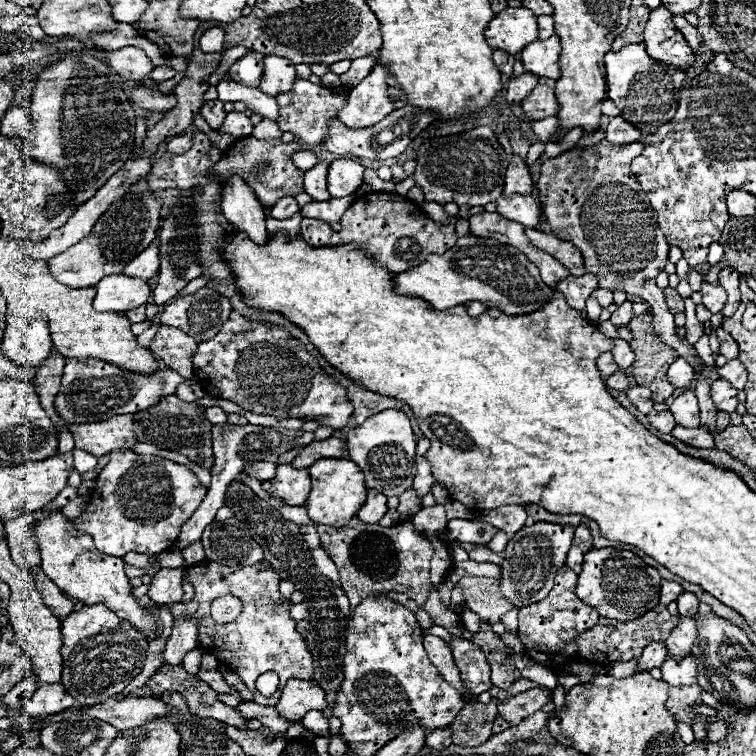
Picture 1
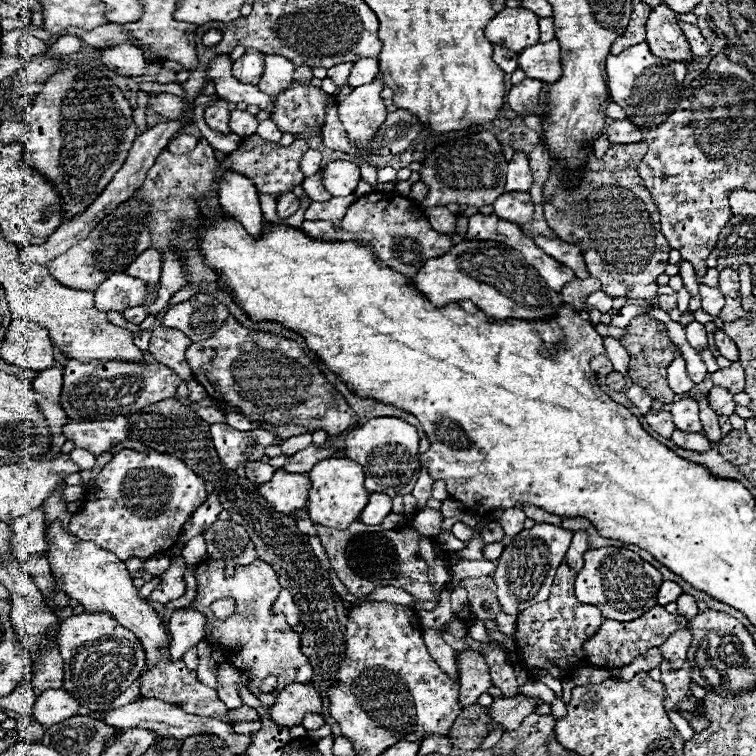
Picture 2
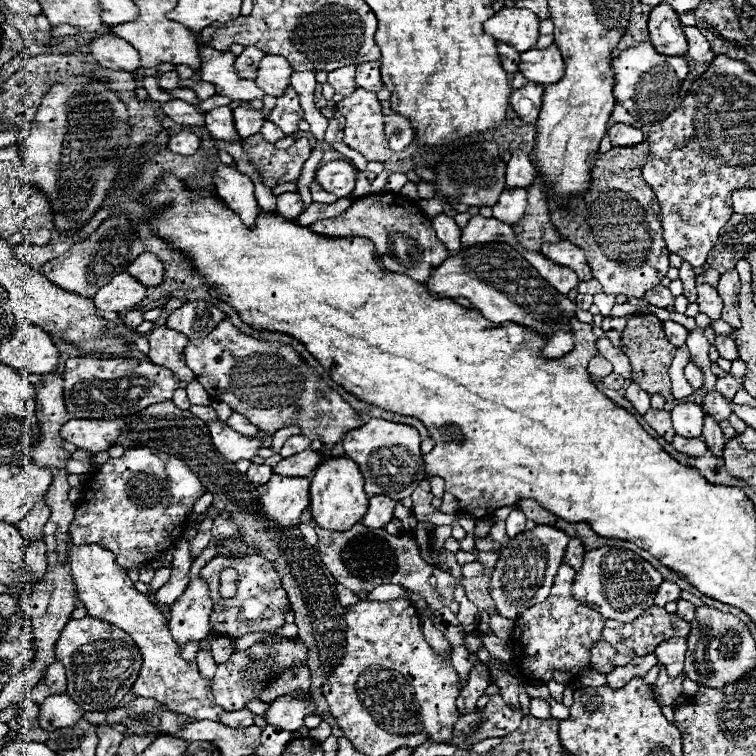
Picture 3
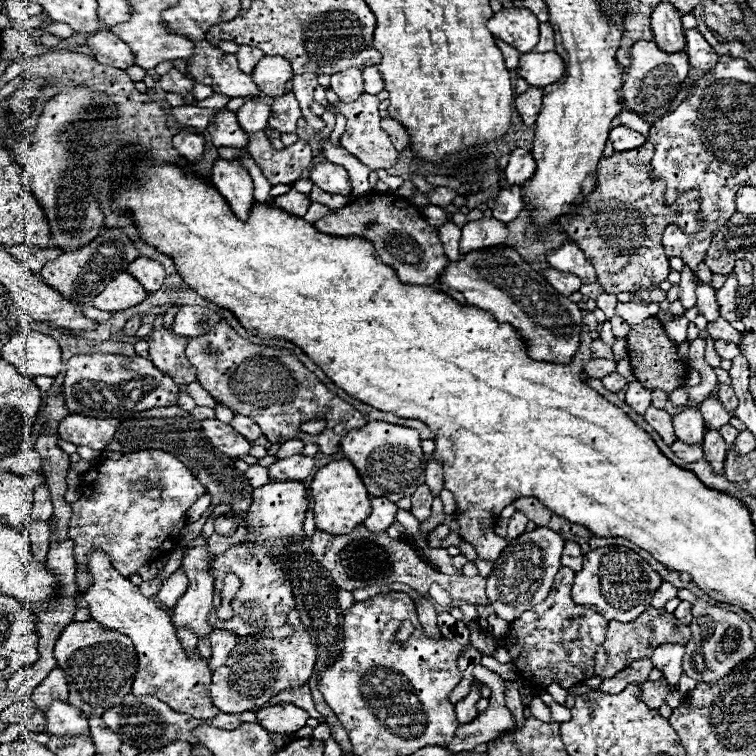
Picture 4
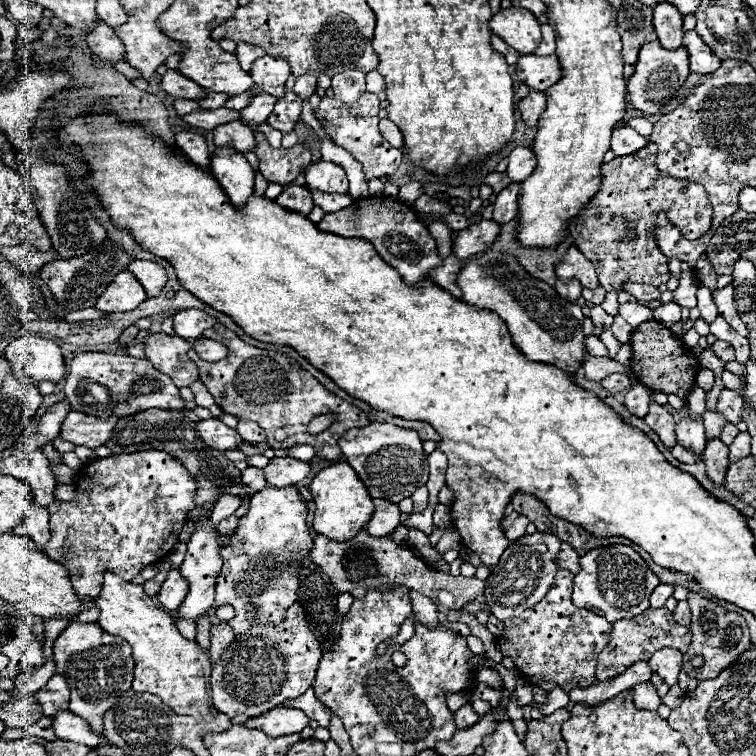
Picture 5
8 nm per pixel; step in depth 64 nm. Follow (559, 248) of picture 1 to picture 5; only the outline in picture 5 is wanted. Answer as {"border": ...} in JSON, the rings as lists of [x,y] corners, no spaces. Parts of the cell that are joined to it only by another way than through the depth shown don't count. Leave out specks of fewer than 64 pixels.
{"border":[[[570,246],[566,254],[556,262],[556,274],[566,280],[576,278],[586,288],[596,288],[598,284],[598,276],[592,262],[584,258],[584,254],[576,246]]]}

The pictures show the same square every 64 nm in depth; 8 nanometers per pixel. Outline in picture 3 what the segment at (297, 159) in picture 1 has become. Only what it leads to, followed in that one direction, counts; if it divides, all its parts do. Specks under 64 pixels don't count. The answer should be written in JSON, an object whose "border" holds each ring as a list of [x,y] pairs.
{"border":[[[318,144],[311,152],[309,158],[304,163],[299,181],[297,183],[298,193],[301,195],[303,200],[303,212],[308,206],[313,202],[309,185],[312,181],[315,180],[315,174],[318,170],[318,166],[321,163],[323,158],[323,149],[322,144]]]}

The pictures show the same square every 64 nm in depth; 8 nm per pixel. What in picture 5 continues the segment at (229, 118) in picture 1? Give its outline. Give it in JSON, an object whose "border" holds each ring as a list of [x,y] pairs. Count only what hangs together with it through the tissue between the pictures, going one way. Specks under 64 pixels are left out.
{"border":[[[264,92],[258,94],[258,96],[254,96],[252,102],[250,102],[246,108],[240,110],[242,122],[244,122],[248,128],[256,130],[258,126],[262,126],[262,124],[266,122],[266,118],[270,116],[274,104],[276,104],[274,96],[266,96]]]}

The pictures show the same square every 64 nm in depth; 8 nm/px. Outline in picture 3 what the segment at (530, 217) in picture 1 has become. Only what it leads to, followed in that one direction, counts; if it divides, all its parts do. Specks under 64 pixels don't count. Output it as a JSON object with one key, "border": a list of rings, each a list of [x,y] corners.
{"border":[[[522,188],[504,190],[500,200],[492,208],[494,208],[494,218],[498,218],[502,222],[508,222],[508,224],[516,224],[526,214],[528,194]]]}

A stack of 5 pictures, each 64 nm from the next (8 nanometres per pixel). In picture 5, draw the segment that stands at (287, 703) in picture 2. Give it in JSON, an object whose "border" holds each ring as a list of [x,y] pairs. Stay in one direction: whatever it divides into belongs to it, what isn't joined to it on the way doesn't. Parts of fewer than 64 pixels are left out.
{"border":[[[278,706],[278,708],[272,708],[270,712],[262,714],[262,716],[256,716],[256,718],[250,718],[246,722],[246,726],[250,728],[262,728],[268,736],[286,736],[286,734],[294,734],[294,732],[300,732],[302,728],[306,728],[310,722],[310,718],[296,710],[296,708],[286,708],[286,706]]]}

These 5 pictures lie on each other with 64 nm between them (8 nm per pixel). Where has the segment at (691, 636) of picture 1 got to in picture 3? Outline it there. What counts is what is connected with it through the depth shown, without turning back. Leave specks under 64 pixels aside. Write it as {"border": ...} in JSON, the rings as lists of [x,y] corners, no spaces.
{"border":[[[670,638],[662,644],[658,644],[658,648],[654,650],[658,656],[658,664],[664,664],[664,666],[668,666],[668,670],[674,670],[674,672],[670,672],[672,676],[682,672],[686,642],[688,642],[686,638]]]}

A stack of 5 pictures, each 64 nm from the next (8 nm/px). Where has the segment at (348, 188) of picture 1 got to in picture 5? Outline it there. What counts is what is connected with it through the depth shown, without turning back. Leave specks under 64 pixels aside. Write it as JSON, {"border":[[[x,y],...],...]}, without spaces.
{"border":[[[324,160],[306,168],[306,186],[330,194],[348,194],[346,172],[338,164]]]}

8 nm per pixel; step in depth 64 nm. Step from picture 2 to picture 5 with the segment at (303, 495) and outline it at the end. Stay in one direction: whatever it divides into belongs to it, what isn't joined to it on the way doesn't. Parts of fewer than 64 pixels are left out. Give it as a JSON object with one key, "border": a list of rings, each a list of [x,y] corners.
{"border":[[[266,486],[250,498],[250,510],[240,518],[228,546],[220,552],[224,564],[216,582],[216,600],[208,612],[212,624],[220,624],[216,610],[222,604],[236,608],[236,616],[228,620],[228,626],[236,634],[246,634],[256,624],[278,626],[284,620],[286,610],[298,598],[298,568],[310,556],[312,548],[306,514],[306,502],[296,486]]]}

